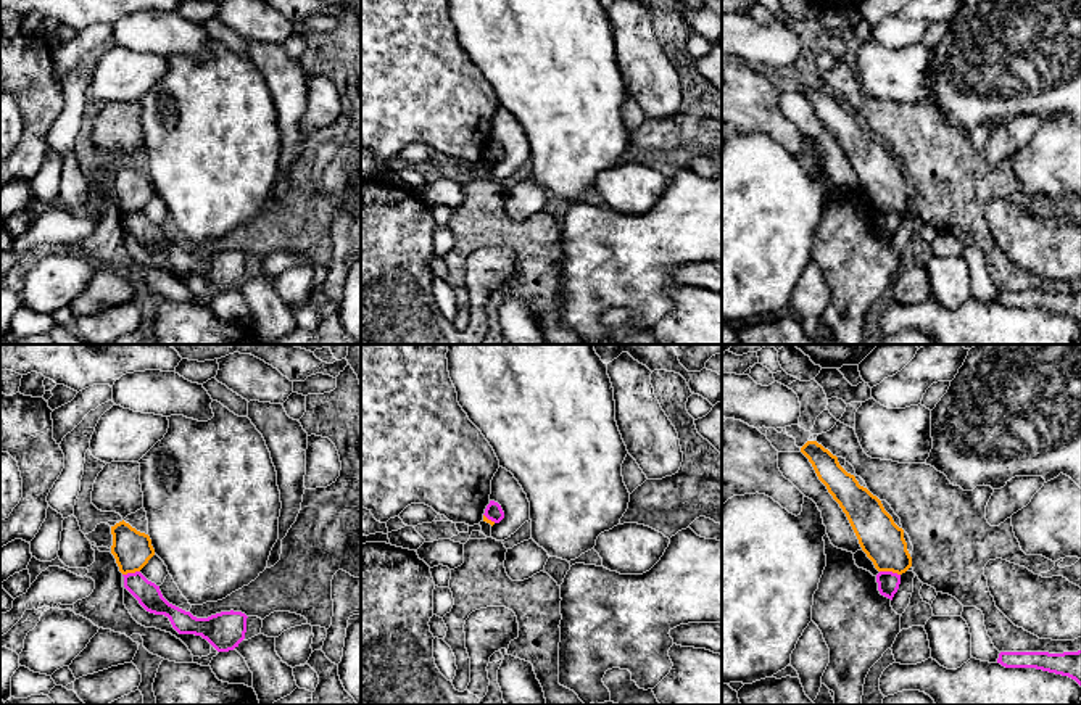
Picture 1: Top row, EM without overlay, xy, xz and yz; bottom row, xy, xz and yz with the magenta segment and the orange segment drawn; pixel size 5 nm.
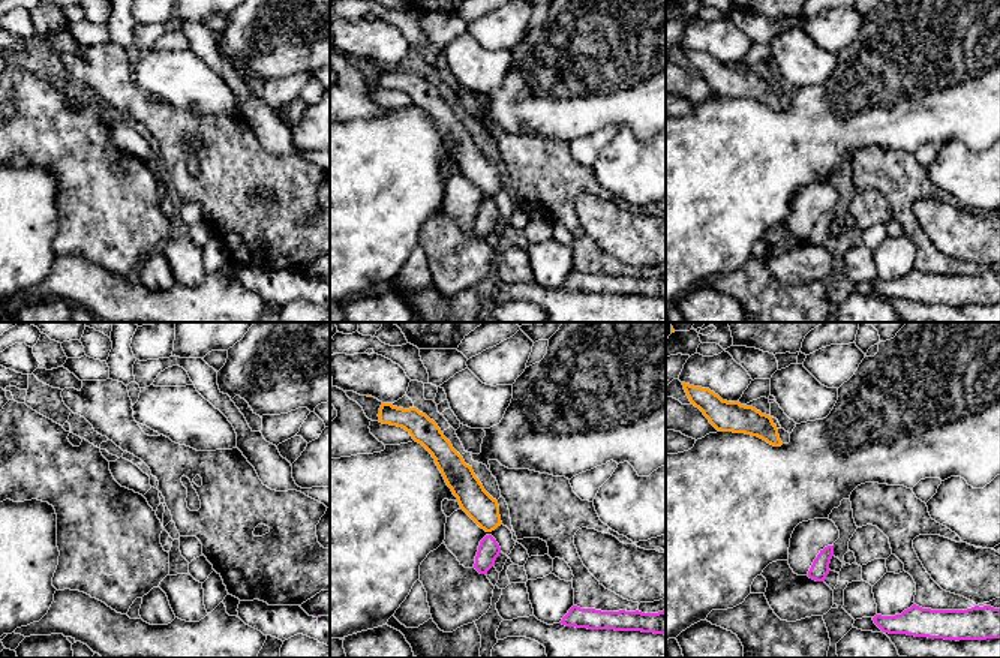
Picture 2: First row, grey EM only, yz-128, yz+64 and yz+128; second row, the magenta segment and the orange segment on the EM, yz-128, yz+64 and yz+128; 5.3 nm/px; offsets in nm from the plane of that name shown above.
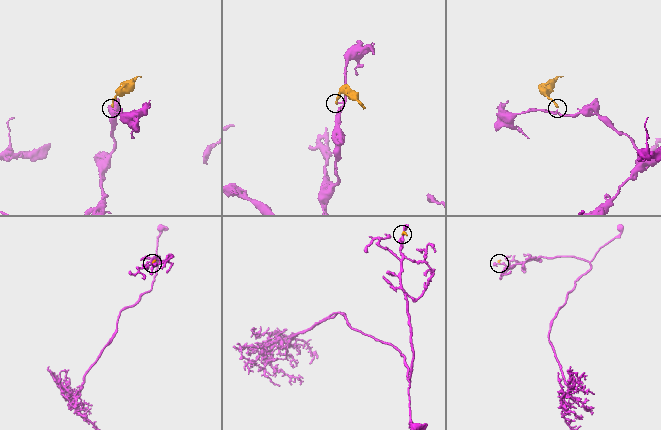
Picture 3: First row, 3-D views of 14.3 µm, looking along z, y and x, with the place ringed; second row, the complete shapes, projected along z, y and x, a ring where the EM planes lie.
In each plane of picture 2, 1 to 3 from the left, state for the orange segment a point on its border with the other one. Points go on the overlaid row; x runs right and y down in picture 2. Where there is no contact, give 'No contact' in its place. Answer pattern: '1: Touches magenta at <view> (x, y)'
1: No contact
2: No contact
3: No contact

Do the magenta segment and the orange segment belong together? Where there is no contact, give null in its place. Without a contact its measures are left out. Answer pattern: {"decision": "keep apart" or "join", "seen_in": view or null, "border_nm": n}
{"decision": "keep apart", "seen_in": "yz", "border_nm": 110}

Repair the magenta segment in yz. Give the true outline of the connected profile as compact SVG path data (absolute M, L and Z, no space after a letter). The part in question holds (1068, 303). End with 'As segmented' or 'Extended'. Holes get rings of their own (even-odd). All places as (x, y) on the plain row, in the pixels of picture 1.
M1081 290L1049 291L1000 291L997 303L1005 307L1036 307L1075 319L1081 325Z. As segmented

